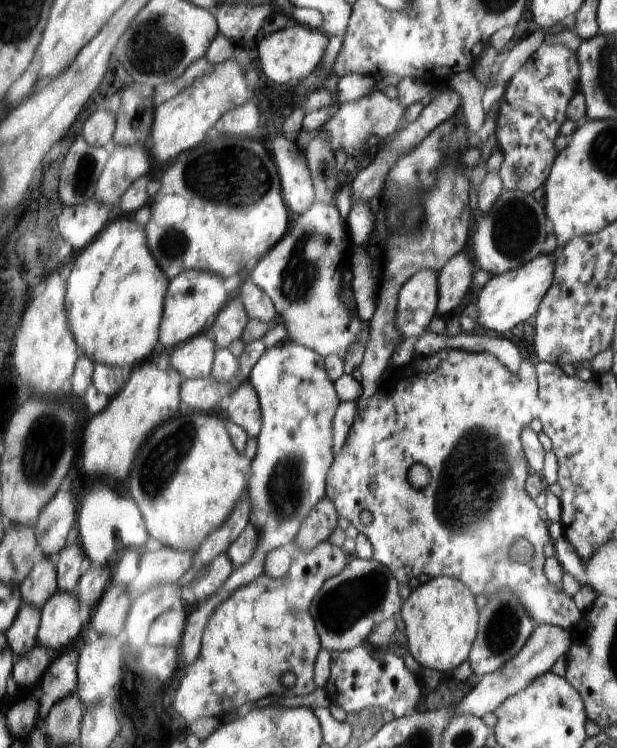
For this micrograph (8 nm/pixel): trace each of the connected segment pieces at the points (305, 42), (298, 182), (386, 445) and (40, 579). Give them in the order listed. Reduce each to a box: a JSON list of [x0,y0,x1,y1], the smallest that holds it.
[[257,23,328,84],[272,133,314,214],[325,348,583,632],[21,556,60,610]]

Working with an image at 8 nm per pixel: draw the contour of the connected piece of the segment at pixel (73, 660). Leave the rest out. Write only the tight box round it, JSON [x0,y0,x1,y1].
[41,646,81,721]

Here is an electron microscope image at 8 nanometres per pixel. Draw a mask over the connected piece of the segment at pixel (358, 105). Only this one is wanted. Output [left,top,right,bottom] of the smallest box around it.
[323,88,406,158]

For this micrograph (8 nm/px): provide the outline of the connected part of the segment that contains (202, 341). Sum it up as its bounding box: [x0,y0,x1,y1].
[170,334,217,379]

